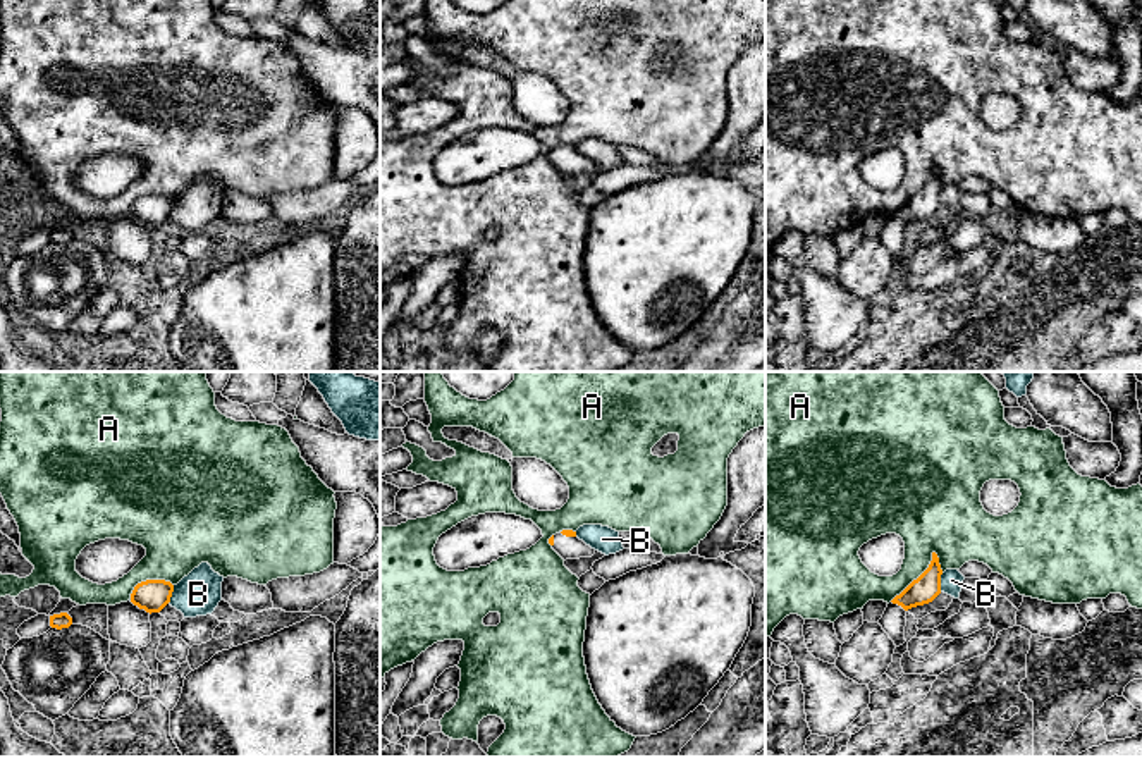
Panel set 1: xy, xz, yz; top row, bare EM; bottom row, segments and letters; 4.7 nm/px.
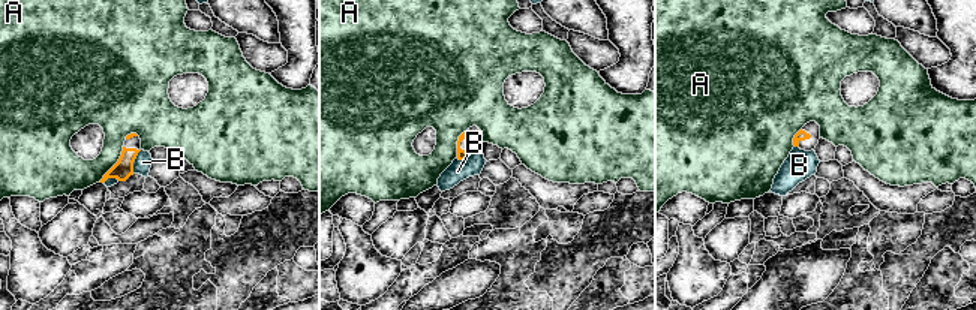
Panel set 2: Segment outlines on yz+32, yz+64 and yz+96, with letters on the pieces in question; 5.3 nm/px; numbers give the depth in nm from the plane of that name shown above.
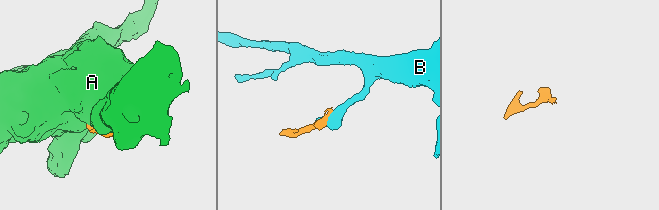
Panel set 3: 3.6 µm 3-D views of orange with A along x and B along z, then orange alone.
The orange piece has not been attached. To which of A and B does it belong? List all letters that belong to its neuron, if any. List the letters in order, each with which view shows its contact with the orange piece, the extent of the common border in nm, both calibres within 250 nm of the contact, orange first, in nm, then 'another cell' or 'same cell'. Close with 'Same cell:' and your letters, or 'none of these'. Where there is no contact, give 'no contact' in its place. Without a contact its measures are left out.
A: contact in yz; length 320 nm; calibres 130 and 240 nm; another cell
B: contact in xy; length 90 nm; calibres 150 and 200 nm; another cell
Same cell: none of these

